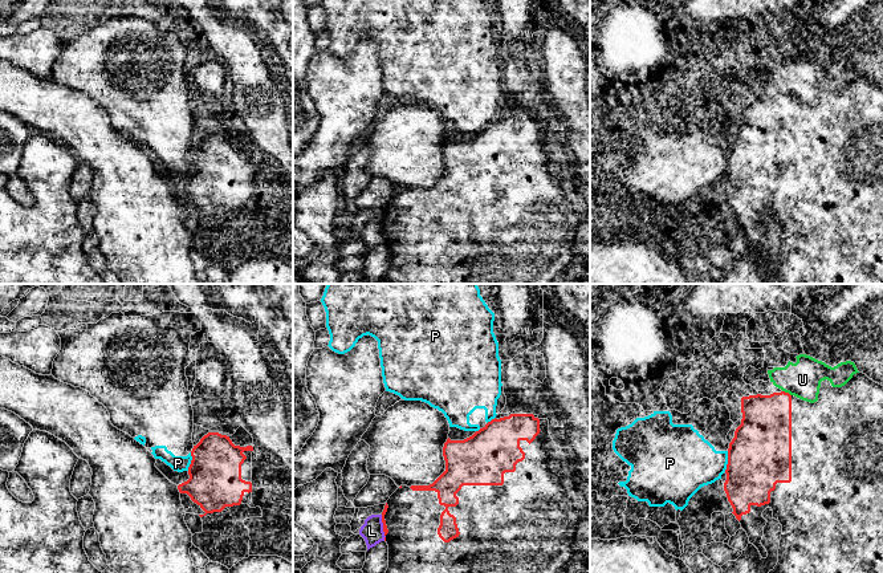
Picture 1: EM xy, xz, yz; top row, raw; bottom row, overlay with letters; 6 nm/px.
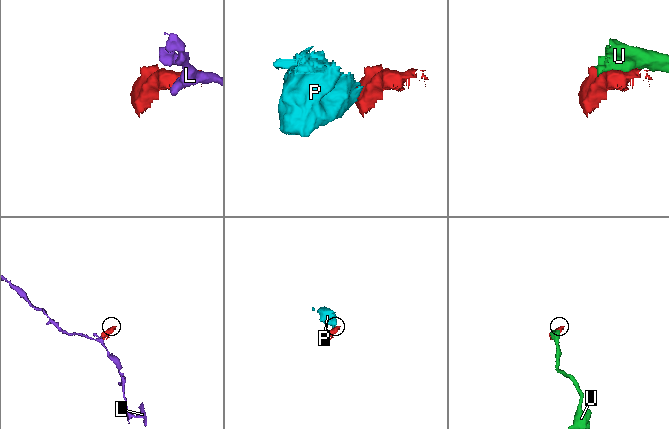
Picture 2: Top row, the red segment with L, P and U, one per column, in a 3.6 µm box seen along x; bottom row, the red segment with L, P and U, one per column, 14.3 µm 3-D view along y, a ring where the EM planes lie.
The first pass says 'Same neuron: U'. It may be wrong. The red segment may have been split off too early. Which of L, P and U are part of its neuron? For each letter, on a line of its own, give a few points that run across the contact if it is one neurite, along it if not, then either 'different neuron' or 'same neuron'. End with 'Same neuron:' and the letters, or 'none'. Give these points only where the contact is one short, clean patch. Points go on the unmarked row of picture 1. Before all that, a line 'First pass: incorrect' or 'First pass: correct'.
First pass: incorrect
L: line xz (381, 218), (385, 243); different neuron
P: line yz (728, 154), (728, 166), (724, 174); different neuron
U: different neuron
Same neuron: none

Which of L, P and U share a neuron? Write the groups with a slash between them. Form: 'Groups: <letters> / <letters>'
Groups: L / P U

